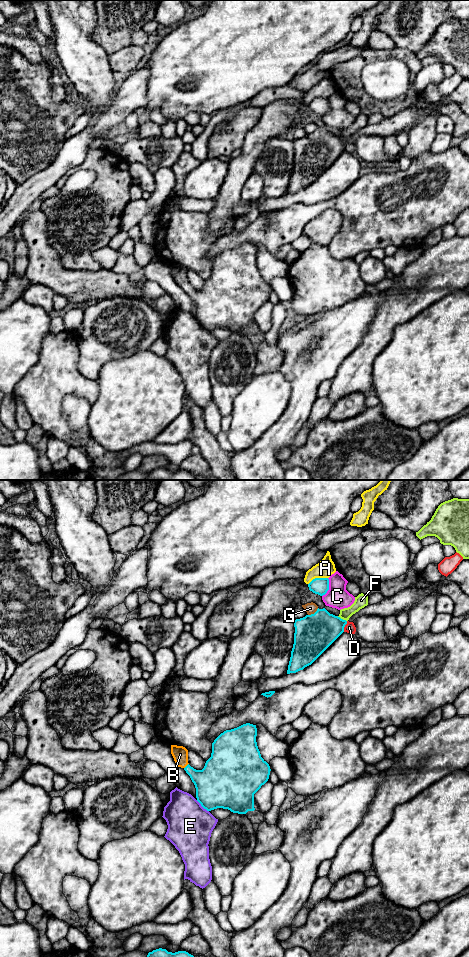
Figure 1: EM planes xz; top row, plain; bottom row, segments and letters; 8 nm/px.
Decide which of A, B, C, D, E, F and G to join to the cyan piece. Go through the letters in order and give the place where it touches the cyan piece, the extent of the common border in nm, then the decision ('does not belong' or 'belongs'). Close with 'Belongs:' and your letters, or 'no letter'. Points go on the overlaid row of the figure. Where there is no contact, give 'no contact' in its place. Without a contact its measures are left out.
A: xz (317, 578) | 170 nm | does not belong
B: xz (186, 766) | 60 nm | belongs
C: xz (328, 587) | 160 nm | does not belong
D: xz (344, 626) | 90 nm | does not belong
E: xz (202, 806) | 140 nm | does not belong
F: xz (342, 619) | 90 nm | does not belong
G: xz (314, 613) | 110 nm | does not belong
Belongs: B

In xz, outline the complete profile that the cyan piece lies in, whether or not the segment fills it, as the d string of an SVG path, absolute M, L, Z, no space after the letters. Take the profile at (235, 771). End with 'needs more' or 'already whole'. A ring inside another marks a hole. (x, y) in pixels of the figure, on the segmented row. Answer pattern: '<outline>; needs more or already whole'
M246 723L237 728L221 733L212 743L211 757L206 761L202 770L196 770L188 763L188 750L183 746L171 745L171 754L178 767L183 768L190 776L196 788L196 798L207 811L217 808L228 809L233 813L246 814L254 811L254 794L264 785L270 775L269 764L261 757L256 742L256 725Z; needs more

